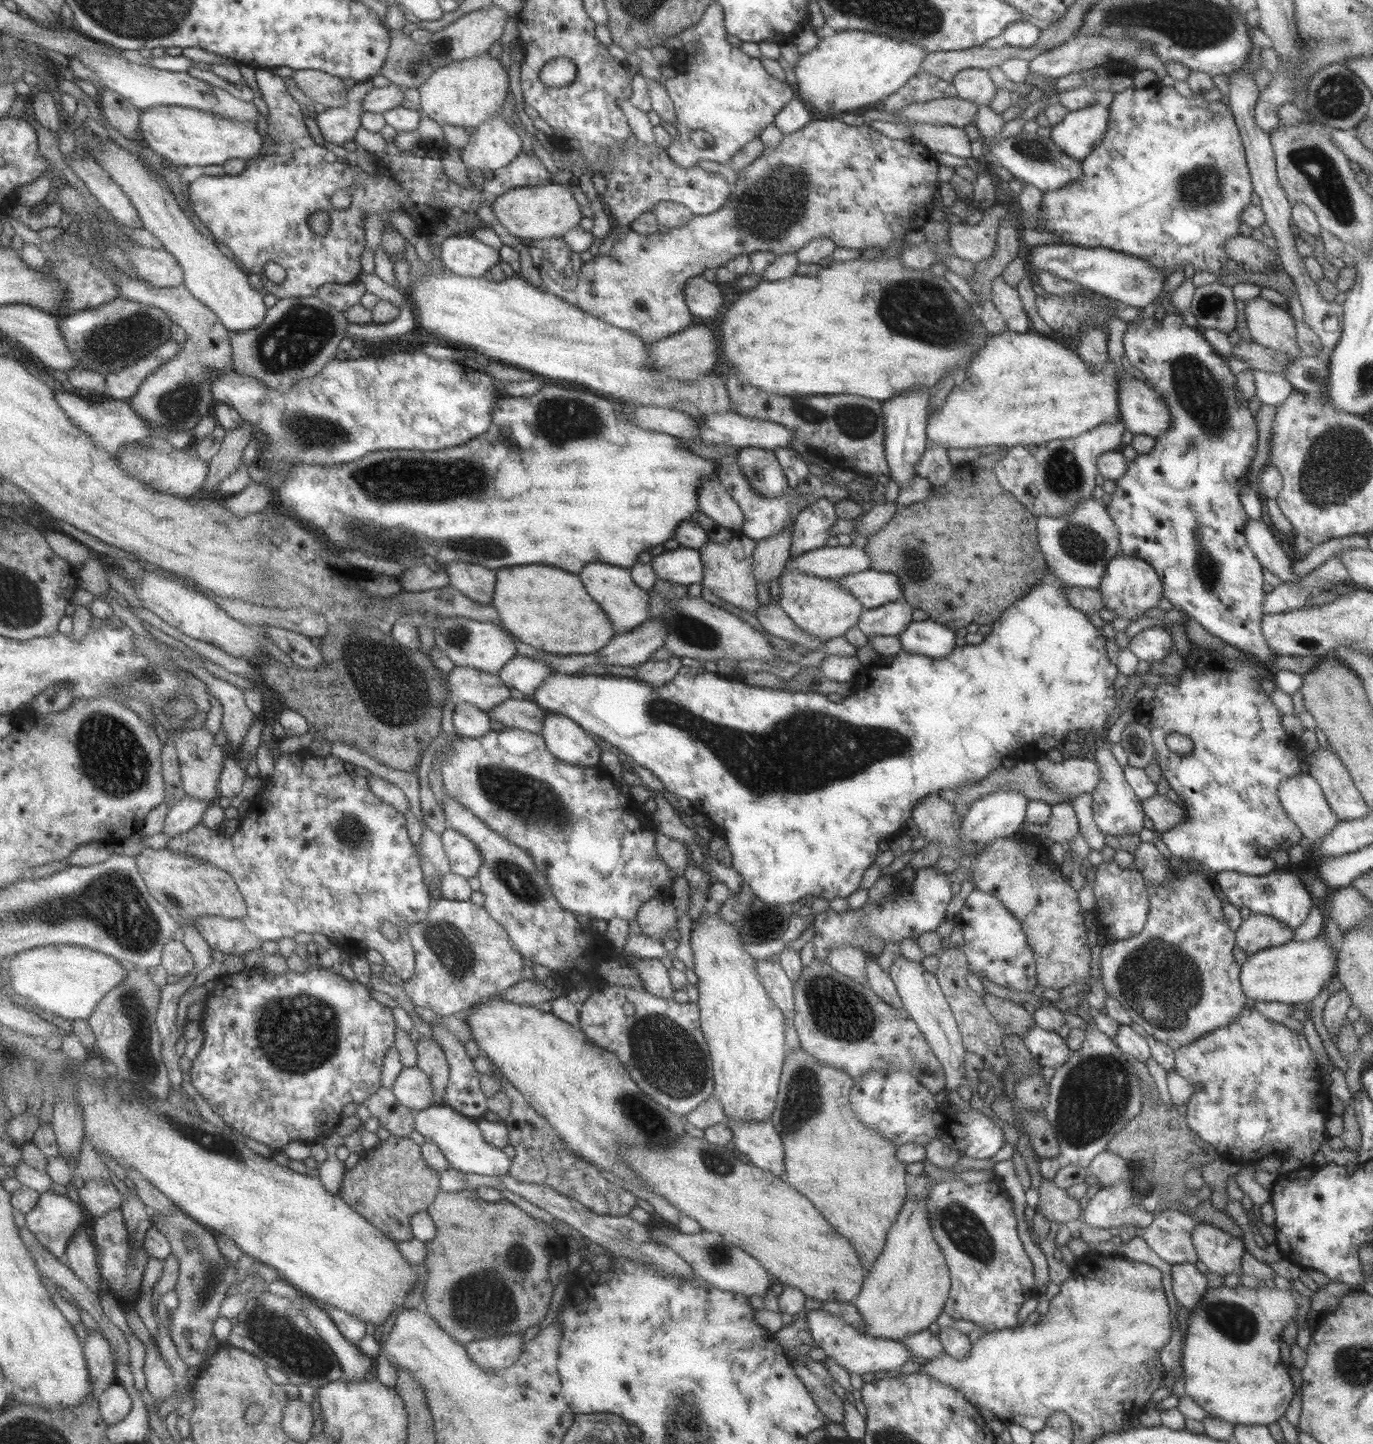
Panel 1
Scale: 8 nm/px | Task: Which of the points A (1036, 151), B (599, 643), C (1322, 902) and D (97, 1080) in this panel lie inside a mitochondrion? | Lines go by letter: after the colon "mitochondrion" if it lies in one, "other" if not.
A: mitochondrion
B: other
C: other
D: mitochondrion

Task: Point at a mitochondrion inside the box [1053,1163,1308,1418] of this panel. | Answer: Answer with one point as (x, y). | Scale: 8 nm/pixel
(1238, 1324)

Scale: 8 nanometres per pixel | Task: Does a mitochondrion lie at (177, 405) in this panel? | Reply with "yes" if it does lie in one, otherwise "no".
yes

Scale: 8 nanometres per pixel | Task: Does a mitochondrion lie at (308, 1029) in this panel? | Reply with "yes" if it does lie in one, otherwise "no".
yes

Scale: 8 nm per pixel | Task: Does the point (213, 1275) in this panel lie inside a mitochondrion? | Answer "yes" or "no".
yes

